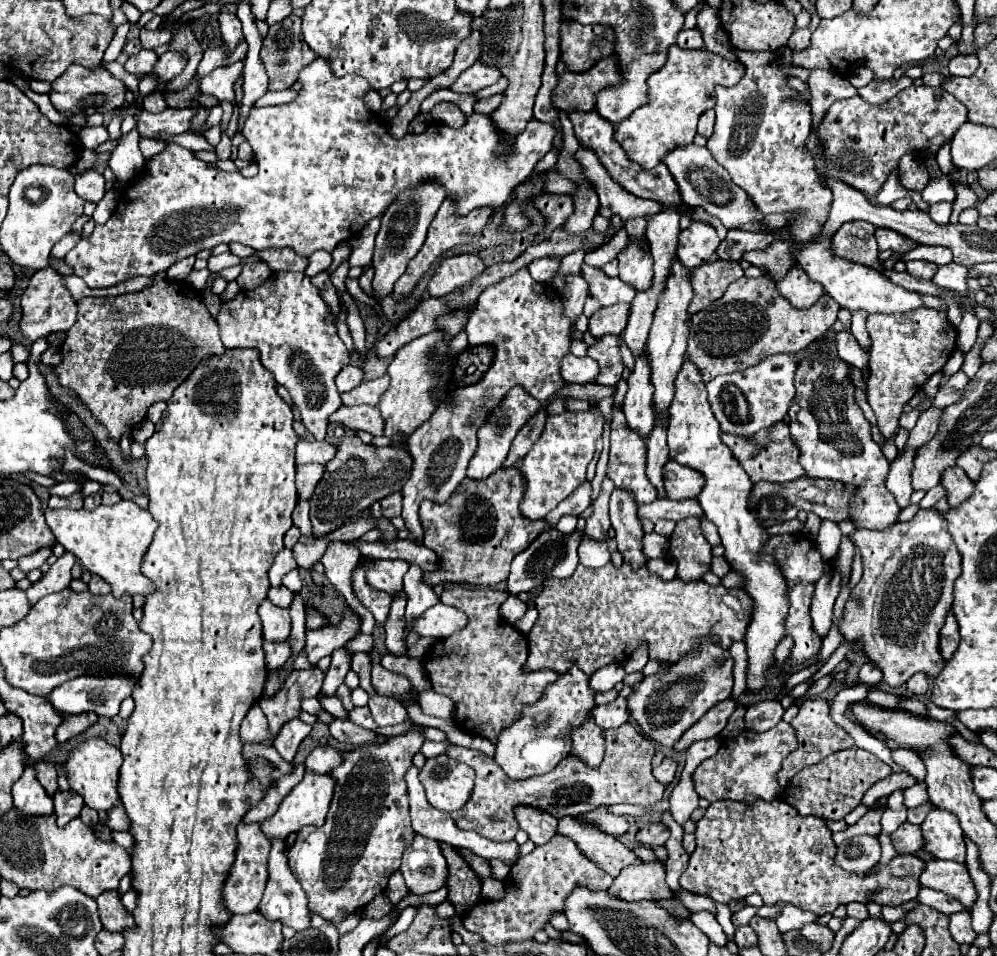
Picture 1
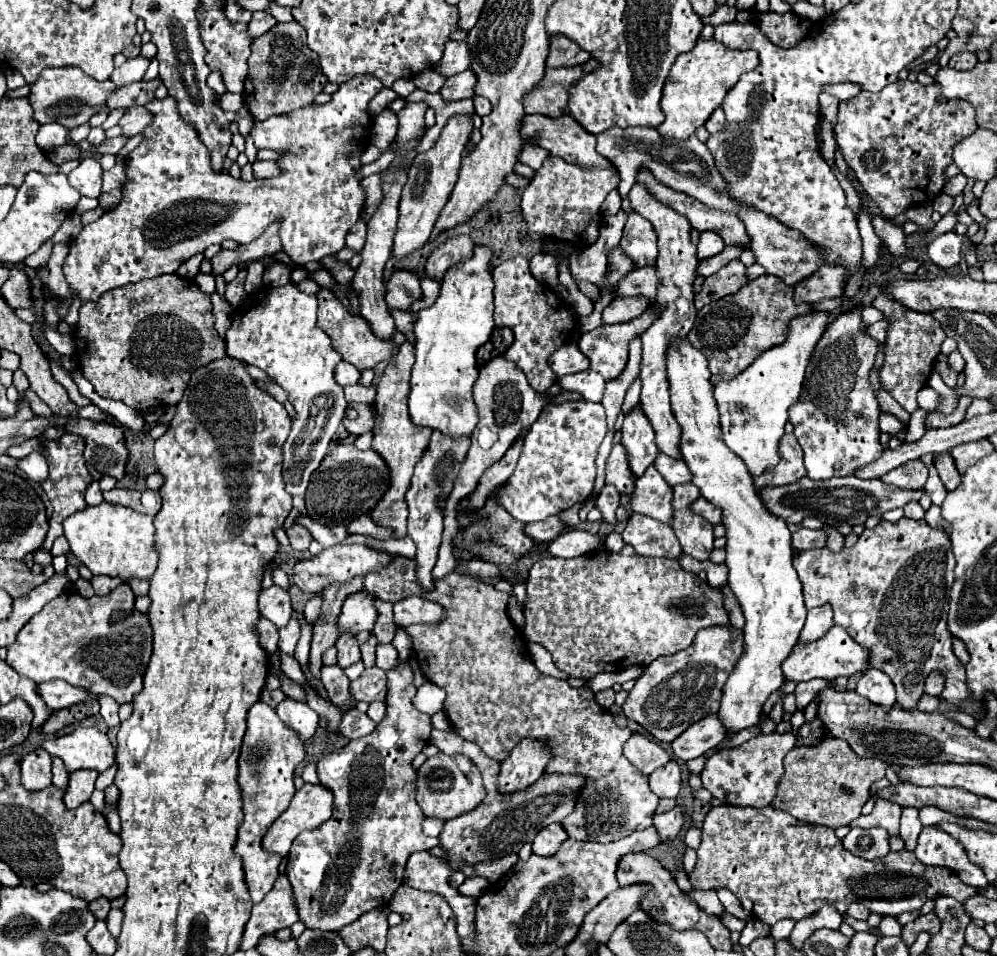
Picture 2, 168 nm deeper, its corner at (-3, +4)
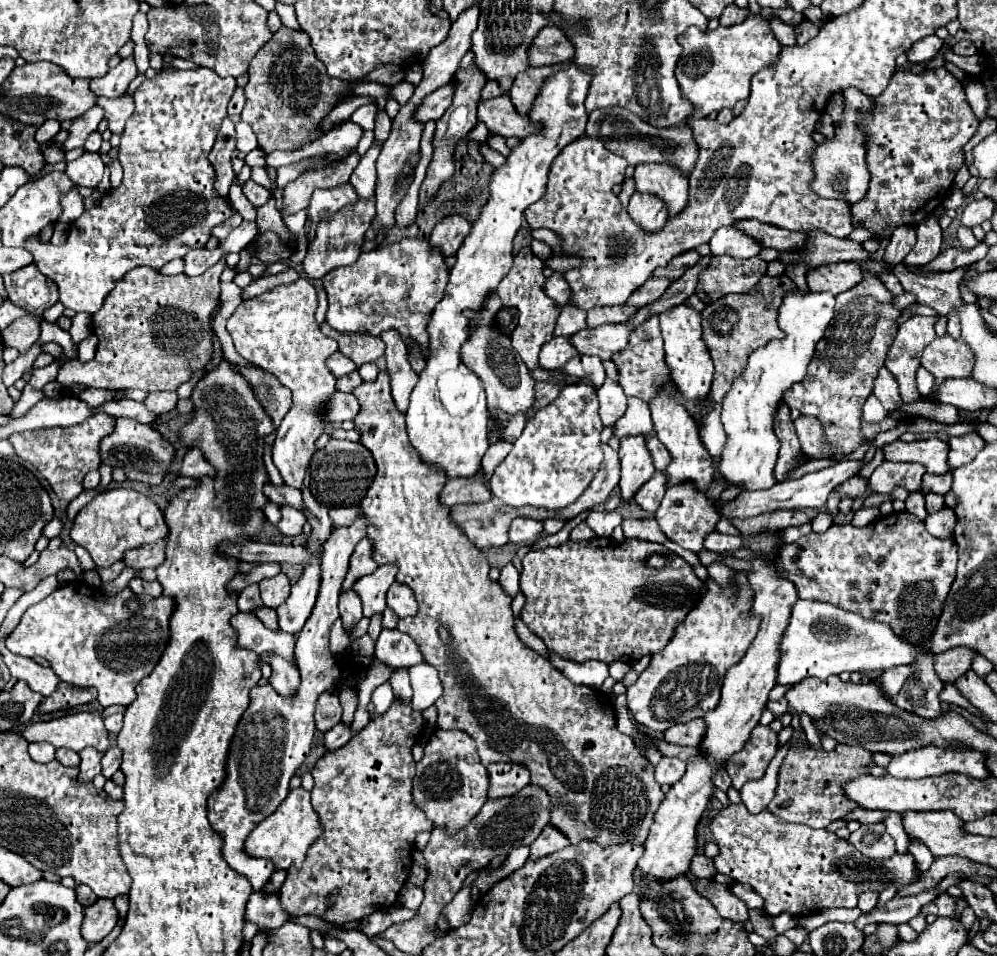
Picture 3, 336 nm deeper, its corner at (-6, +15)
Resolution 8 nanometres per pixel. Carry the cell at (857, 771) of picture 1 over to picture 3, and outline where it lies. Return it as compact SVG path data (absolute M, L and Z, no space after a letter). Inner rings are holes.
M836 745L834 751L788 751L778 775L776 797L768 805L768 811L786 823L808 825L812 829L826 829L832 821L848 815L854 803L846 799L842 785L854 777L868 775L872 767L872 753L858 745Z

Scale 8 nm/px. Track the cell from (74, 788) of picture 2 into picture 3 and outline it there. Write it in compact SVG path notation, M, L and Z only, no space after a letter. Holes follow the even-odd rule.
M90 747L90 749L82 749L80 757L82 757L82 763L80 763L80 775L78 775L78 779L80 781L92 781L94 775L100 773L102 753L98 749Z

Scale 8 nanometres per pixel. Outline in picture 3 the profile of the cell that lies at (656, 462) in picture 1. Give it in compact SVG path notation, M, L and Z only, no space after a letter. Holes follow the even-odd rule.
M656 471L654 477L640 487L640 491L636 493L634 501L636 501L646 513L656 513L656 509L658 509L662 497L664 497L664 493L666 493L666 475L660 473L660 471Z

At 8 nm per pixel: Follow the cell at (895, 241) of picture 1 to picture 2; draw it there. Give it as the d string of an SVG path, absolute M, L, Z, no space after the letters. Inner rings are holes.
M897 80L895 84L885 86L881 92L859 92L859 96L839 102L837 112L837 146L849 168L855 172L857 180L861 180L865 192L877 204L877 208L885 216L897 216L907 206L931 202L943 188L943 170L953 162L953 146L975 132L975 110L971 104L963 100L949 100L941 94L941 86L929 84L923 86L911 80Z

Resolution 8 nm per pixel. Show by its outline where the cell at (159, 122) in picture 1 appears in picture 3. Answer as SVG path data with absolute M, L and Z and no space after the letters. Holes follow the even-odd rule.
M96 97L96 105L104 109L104 117L108 119L108 129L118 135L124 131L126 119L134 113L132 97L118 97L118 99Z

